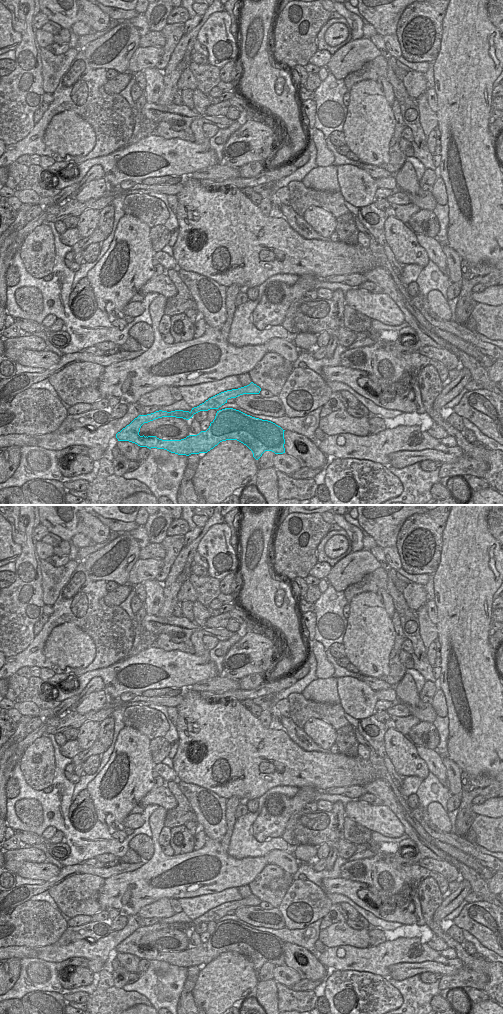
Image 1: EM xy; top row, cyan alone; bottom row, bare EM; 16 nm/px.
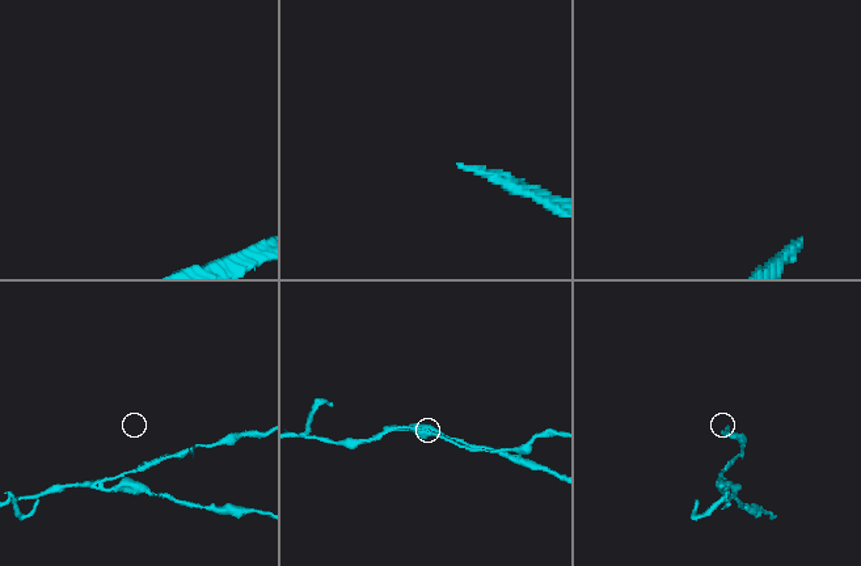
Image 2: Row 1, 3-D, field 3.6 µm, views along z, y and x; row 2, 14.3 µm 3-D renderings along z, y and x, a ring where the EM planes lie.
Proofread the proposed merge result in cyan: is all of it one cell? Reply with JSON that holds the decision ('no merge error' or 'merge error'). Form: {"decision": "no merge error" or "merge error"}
{"decision": "no merge error"}

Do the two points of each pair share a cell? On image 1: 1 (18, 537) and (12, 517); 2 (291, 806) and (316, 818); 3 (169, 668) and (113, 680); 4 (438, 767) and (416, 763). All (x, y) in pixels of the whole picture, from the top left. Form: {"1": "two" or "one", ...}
{"1": "one", "2": "two", "3": "one", "4": "two"}

